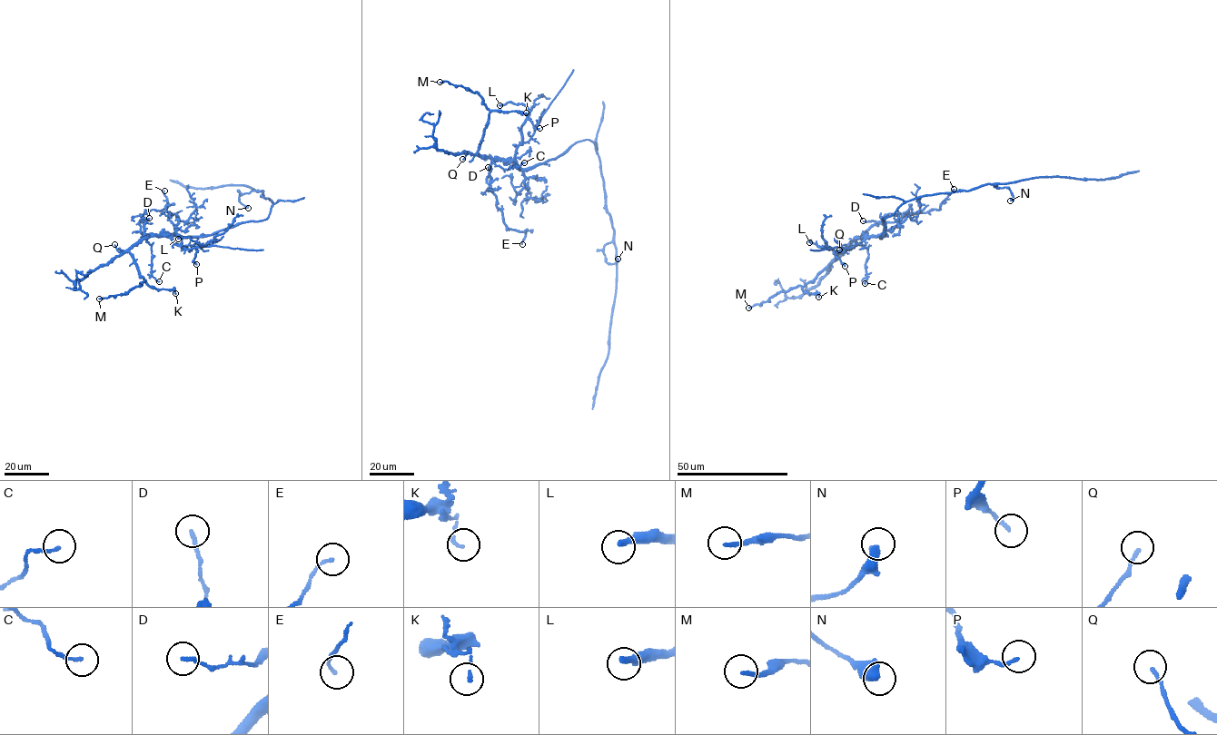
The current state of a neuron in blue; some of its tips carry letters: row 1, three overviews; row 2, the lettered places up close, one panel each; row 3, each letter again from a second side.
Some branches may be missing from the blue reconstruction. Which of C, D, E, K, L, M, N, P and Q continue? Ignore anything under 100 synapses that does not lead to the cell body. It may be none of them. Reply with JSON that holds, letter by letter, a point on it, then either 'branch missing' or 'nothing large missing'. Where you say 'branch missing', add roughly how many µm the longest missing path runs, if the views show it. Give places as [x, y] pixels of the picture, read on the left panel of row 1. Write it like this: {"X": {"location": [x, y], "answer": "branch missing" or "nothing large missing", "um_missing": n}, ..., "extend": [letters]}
{"C": {"location": [159, 281], "answer": "nothing large missing"}, "D": {"location": [149, 218], "answer": "nothing large missing"}, "E": {"location": [164, 191], "answer": "nothing large missing"}, "K": {"location": [175, 293], "answer": "nothing large missing"}, "L": {"location": [178, 239], "answer": "nothing large missing"}, "M": {"location": [99, 298], "answer": "nothing large missing"}, "N": {"location": [248, 208], "answer": "nothing large missing"}, "P": {"location": [196, 264], "answer": "nothing large missing"}, "Q": {"location": [114, 244], "answer": "nothing large missing"}, "extend": []}

